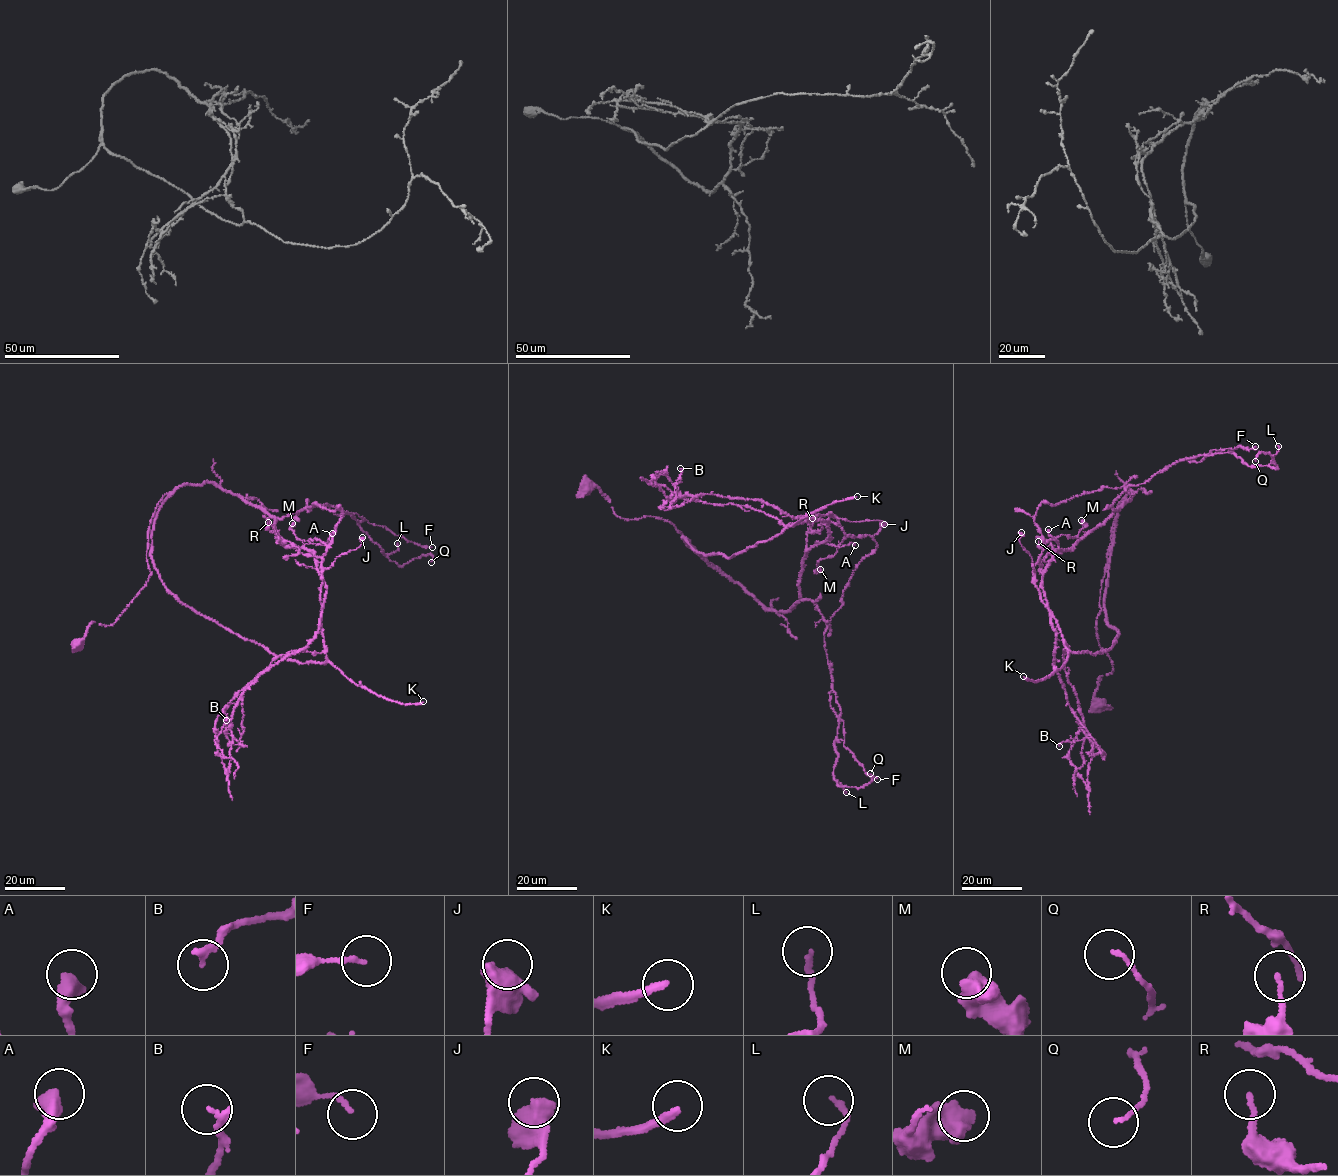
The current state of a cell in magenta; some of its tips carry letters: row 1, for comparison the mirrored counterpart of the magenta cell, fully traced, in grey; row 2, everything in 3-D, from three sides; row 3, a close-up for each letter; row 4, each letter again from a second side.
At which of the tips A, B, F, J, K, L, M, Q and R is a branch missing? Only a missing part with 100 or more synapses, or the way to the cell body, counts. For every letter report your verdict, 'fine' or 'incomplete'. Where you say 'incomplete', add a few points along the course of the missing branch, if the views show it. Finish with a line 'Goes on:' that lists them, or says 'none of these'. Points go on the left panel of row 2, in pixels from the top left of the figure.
A: fine
B: fine
F: fine
J: fine
K: incomplete
L: fine
M: fine
Q: fine
R: fine
Goes on: K

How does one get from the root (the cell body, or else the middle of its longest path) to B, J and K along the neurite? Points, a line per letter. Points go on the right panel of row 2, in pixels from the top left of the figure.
B: (1099, 704), (1113, 668), (1100, 588), (1129, 489), (1042, 580), (1085, 735), (1059, 746)
J: (1099, 704), (1113, 668), (1096, 635), (1102, 580), (1132, 493), (1056, 550), (1046, 606), (1021, 532)
K: (1099, 704), (1113, 668), (1096, 622), (1114, 520), (1104, 604), (1115, 642), (1069, 652), (1043, 679), (1023, 676)

